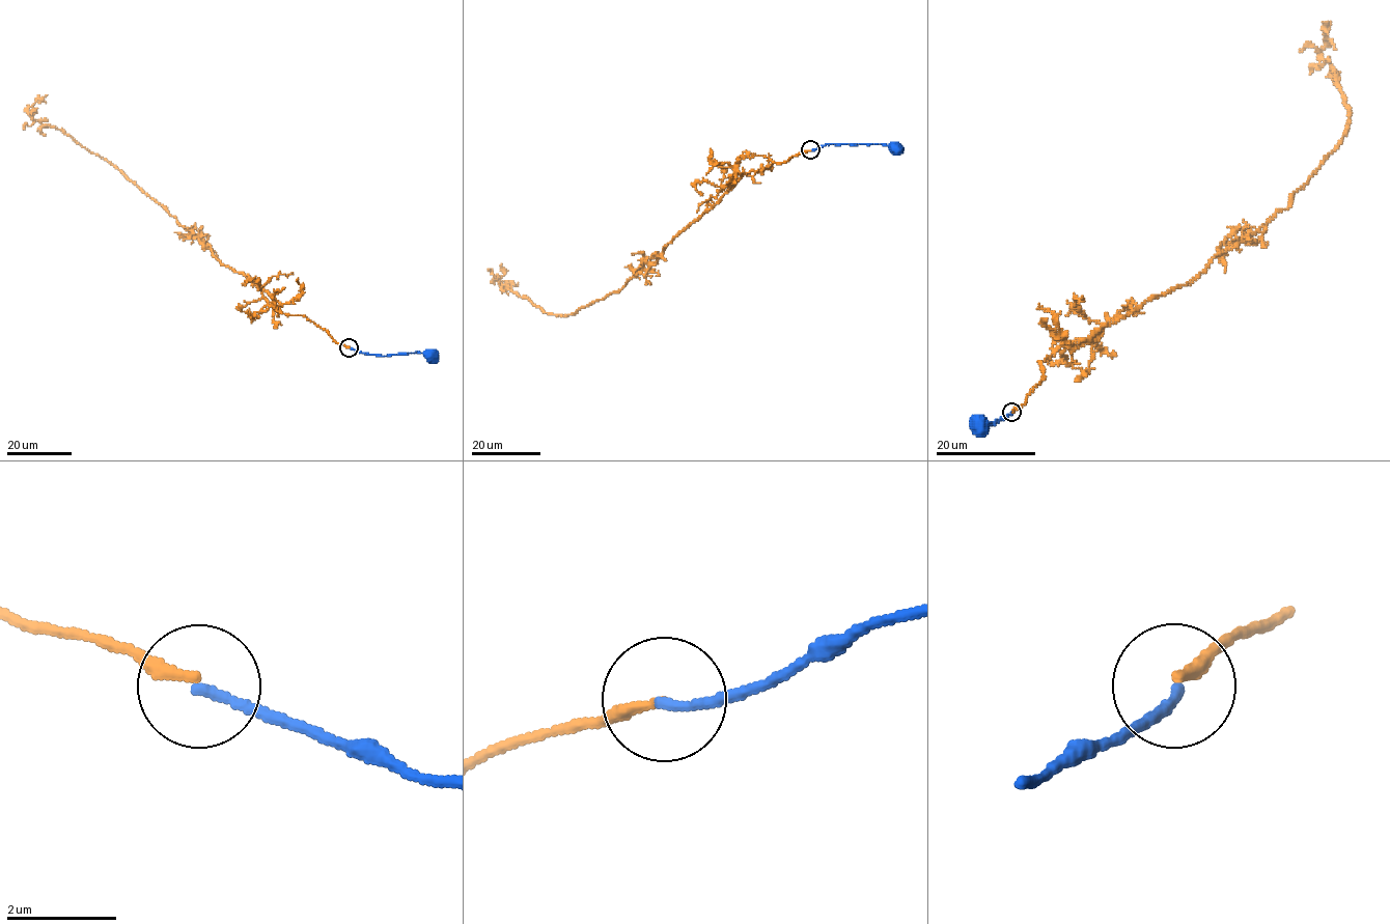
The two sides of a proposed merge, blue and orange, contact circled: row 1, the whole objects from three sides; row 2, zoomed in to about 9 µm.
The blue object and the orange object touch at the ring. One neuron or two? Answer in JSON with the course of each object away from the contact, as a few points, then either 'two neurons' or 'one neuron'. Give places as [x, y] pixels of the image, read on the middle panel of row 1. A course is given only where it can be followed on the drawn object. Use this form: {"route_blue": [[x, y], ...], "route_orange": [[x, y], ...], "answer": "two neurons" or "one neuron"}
{"route_blue": [[810, 150], [834, 144], [886, 144], [895, 148]], "route_orange": [[810, 150], [782, 163], [741, 159], [738, 180], [654, 264], [575, 312], [545, 313], [495, 280], [517, 283]], "answer": "two neurons"}

